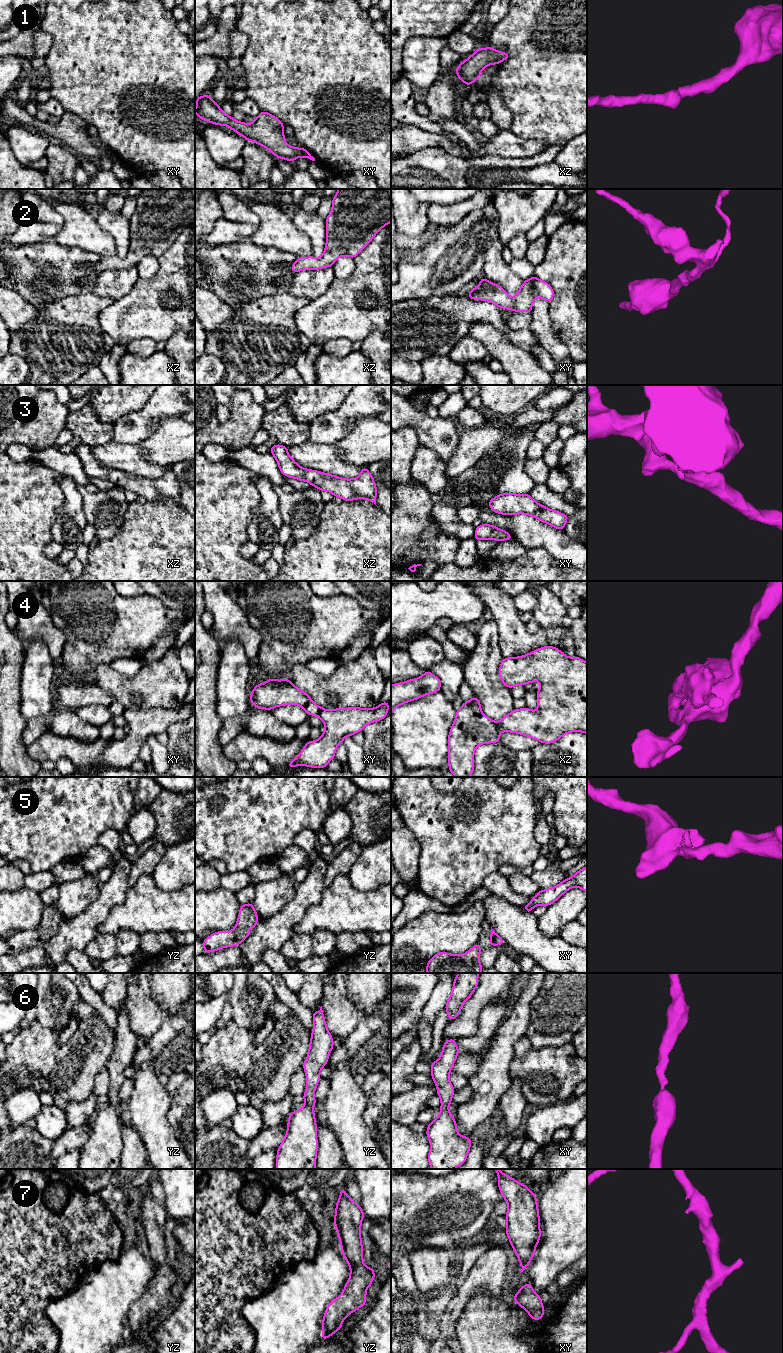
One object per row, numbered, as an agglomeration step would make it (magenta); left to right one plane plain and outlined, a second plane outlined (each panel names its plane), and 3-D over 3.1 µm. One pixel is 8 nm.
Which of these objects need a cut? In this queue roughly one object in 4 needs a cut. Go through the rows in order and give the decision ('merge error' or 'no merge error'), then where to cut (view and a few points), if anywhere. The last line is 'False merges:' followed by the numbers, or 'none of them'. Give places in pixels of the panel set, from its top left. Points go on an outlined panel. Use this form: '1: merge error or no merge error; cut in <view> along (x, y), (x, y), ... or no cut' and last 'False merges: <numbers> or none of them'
1: no merge error; no cut
2: no merge error; no cut
3: no merge error; no cut
4: no merge error; no cut
5: no merge error; no cut
6: no merge error; no cut
7: no merge error; no cut
False merges: none of them

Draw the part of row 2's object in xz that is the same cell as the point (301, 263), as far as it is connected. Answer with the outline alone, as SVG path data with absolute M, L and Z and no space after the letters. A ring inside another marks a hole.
M338 189L332 200L332 210L326 218L326 246L322 256L298 257L291 265L293 273L332 267L344 255L355 258L384 226L391 222L391 189Z

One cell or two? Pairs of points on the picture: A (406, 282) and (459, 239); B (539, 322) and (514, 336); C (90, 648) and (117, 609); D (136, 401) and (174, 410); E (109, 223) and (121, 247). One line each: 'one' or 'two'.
A: one
B: two
C: one
D: two
E: one

